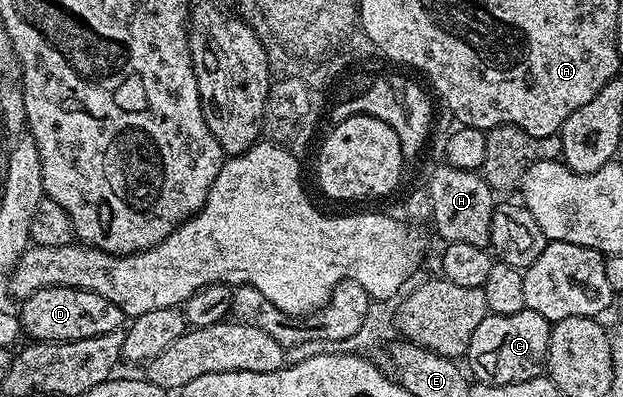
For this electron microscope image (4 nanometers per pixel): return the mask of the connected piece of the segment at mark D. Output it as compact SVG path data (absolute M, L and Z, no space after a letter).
M48 285L25 298L21 305L22 310L17 310L16 316L23 334L31 342L88 339L108 335L108 331L122 329L124 325L124 314L116 303L108 303L104 295L67 285Z

